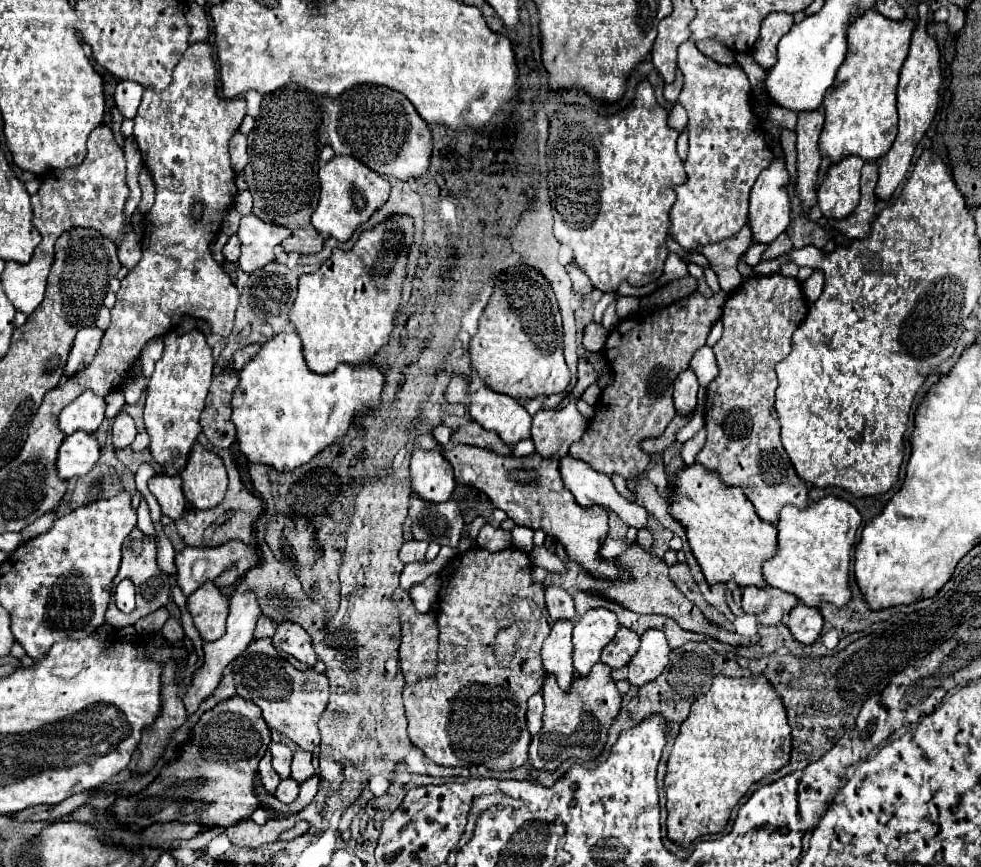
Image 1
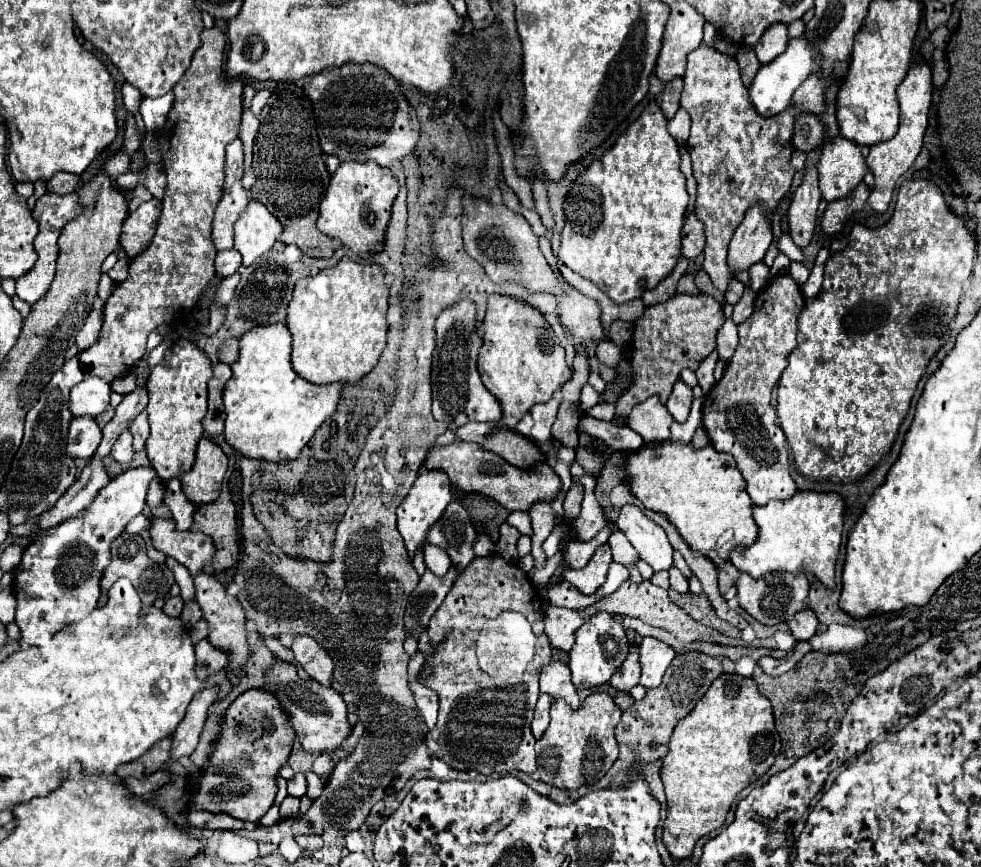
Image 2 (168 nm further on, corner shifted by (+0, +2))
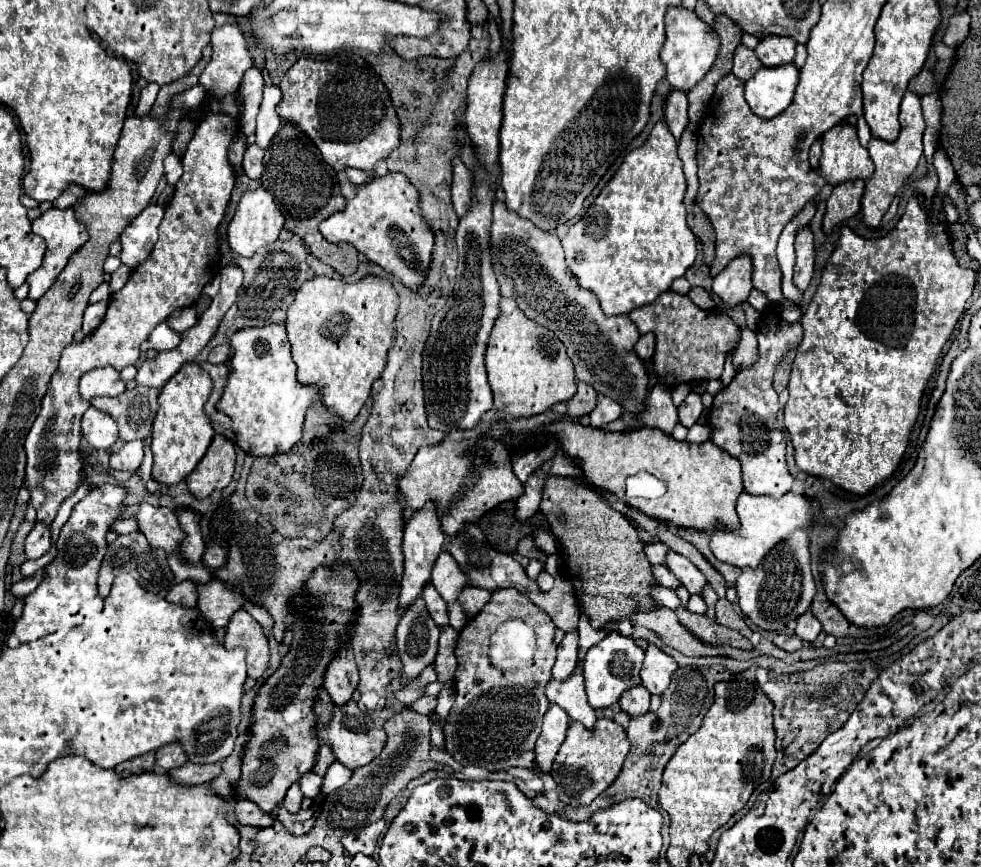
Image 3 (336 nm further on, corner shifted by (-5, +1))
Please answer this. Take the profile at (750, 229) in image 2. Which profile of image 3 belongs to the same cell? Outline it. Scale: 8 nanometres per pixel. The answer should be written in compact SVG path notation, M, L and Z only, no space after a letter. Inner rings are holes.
M748 254L736 256L712 284L714 294L718 294L728 306L742 304L752 290L752 258Z

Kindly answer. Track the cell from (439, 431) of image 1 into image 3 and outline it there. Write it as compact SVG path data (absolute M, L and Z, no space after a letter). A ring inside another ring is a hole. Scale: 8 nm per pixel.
M522 312L500 314L496 318L486 348L486 372L494 392L494 408L486 414L486 422L542 414L556 402L572 398L576 392L574 364L568 358L564 344L554 332L532 322Z

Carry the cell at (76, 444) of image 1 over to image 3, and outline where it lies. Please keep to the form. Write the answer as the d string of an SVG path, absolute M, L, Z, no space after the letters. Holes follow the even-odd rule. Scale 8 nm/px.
M90 406L82 416L82 436L92 448L108 450L118 440L116 422L108 414Z

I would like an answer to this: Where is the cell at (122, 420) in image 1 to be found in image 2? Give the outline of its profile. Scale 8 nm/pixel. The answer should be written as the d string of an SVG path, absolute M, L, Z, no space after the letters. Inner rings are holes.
M123 431L119 435L119 439L115 441L115 445L111 447L111 457L117 461L117 463L129 463L131 457L133 457L133 447L131 447L131 433L129 431Z

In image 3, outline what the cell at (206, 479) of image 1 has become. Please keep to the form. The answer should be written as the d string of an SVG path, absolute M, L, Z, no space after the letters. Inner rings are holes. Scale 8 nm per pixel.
M214 436L196 470L186 478L188 490L198 498L208 498L214 490L224 490L234 476L234 444L224 436Z

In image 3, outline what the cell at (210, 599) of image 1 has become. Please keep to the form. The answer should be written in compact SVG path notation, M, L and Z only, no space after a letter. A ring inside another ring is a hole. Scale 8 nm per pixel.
M236 610L226 626L226 650L244 648L248 662L248 676L260 678L268 668L268 640L262 626L246 612Z

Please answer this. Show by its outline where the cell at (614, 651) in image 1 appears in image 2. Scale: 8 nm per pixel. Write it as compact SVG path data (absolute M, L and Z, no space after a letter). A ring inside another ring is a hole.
M631 647L627 661L625 661L623 667L611 677L609 685L615 687L617 691L625 691L625 693L629 693L635 685L639 685L639 677L641 677L639 651L637 651L637 647Z

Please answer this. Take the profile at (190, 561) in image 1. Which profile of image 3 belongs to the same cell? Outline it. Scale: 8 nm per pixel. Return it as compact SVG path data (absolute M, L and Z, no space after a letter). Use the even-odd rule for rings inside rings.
M140 504L138 524L140 532L144 532L152 548L162 548L168 554L180 554L180 546L186 538L186 532L180 528L174 510Z

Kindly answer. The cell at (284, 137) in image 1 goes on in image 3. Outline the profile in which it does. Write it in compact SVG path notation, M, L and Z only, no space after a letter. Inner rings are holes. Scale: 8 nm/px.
M284 122L282 128L278 130L278 134L272 138L272 142L274 142L274 146L272 146L274 150L272 152L268 150L268 158L280 156L280 162L276 162L276 166L270 166L272 164L272 160L270 160L266 164L266 172L262 174L262 178L260 180L252 180L250 188L252 190L268 188L268 192L274 194L274 198L276 198L276 202L280 206L280 212L286 218L286 228L292 234L300 236L302 242L310 248L310 252L318 260L322 260L324 264L332 266L340 274L352 274L352 268L358 262L358 254L350 252L350 248L344 248L344 244L328 242L318 230L318 224L324 218L332 216L334 212L342 210L344 202L346 202L342 192L340 192L340 184L338 184L338 176L336 176L334 168L328 166L322 160L322 154L316 148L316 144L306 134L302 134L302 130L298 130L298 126L292 124L292 122ZM346 258L352 260L350 266L346 264Z

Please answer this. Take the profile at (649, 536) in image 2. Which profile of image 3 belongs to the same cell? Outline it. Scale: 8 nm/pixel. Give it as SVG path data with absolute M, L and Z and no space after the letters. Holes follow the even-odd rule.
M668 548L666 552L666 568L688 588L690 594L700 594L704 584L706 584L706 578L702 576L702 572L682 554L674 552L672 548Z

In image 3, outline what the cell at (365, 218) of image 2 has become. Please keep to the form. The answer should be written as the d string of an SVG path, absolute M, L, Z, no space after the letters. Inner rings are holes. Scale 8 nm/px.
M400 172L372 176L368 182L360 184L352 198L348 198L346 208L320 224L320 232L328 242L352 244L370 262L390 272L412 290L420 288L434 246L434 236L418 212L418 192Z

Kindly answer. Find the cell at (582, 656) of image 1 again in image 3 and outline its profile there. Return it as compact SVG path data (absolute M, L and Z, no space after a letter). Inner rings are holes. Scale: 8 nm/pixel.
M612 630L594 644L584 658L584 682L586 682L586 694L592 708L608 708L614 702L618 702L620 694L636 684L640 684L640 662L644 660L644 650L628 636L622 636L620 632Z

